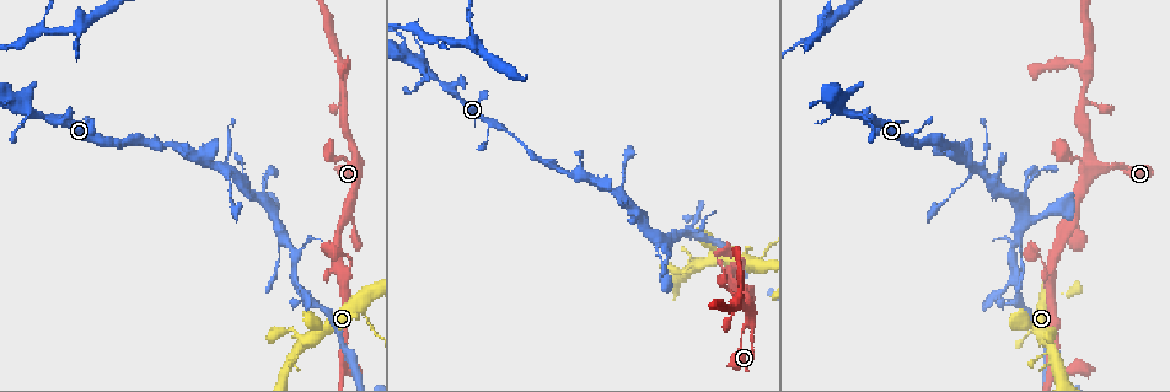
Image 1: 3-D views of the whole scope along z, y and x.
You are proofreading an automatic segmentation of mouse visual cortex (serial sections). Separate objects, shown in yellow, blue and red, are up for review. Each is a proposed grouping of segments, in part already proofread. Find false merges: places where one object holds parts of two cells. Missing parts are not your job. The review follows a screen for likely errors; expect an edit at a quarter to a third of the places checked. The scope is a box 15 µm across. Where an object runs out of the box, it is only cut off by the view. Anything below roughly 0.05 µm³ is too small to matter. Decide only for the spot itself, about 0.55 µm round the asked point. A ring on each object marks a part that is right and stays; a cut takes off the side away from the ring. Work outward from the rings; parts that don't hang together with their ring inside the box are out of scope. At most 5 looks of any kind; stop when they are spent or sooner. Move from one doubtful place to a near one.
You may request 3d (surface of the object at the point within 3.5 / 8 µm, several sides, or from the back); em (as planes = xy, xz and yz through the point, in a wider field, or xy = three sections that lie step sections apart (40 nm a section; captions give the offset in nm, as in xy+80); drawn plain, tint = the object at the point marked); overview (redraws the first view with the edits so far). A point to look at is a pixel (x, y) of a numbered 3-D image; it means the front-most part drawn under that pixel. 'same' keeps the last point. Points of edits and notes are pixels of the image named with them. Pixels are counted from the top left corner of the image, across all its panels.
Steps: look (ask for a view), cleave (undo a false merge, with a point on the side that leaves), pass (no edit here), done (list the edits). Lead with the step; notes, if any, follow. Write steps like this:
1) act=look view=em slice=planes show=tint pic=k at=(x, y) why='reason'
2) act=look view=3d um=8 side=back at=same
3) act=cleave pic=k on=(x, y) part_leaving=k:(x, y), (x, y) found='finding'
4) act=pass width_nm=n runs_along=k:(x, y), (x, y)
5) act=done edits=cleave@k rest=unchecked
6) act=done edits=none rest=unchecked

act=look view=3d um=3.5 pic=1 at=(1053, 328) why='calibre changes'

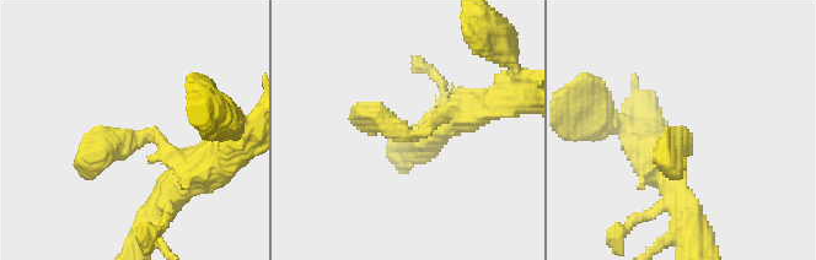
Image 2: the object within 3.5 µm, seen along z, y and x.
act=look view=em slice=xy step=2 show=plain pic=2 at=(415, 132) why='shape alone is not enough'

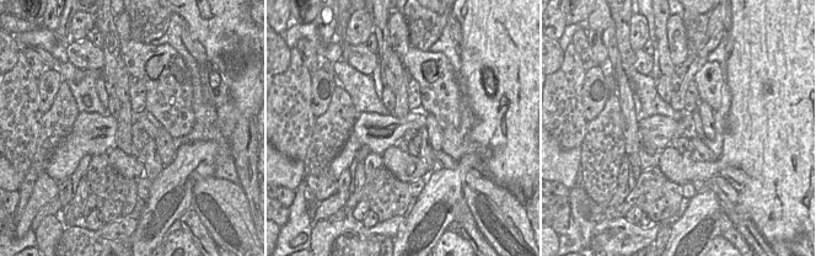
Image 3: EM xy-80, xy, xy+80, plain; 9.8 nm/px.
act=look view=em slice=xy step=2 show=tint at=same why='where the object lies'

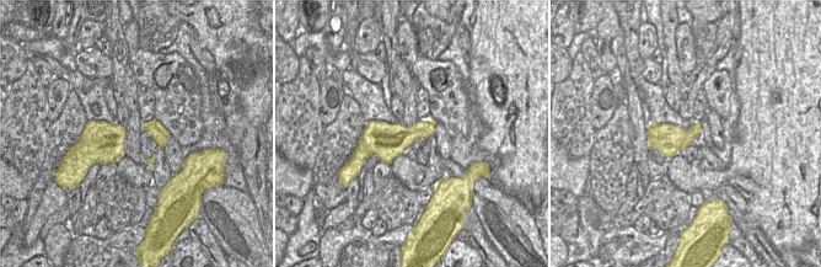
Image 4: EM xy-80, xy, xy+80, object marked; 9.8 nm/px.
act=pass runs_along=2:(198, 171), (152, 133), (74, 167) found='continuous, no second cell'

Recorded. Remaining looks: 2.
act=look view=em slice=xy step=3 show=tint pic=1 at=(973, 169) why='narrows sharply'

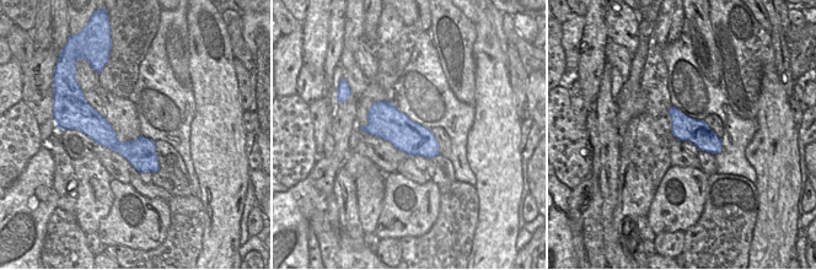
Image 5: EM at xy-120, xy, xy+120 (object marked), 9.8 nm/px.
act=look view=3d um=3.5 at=same

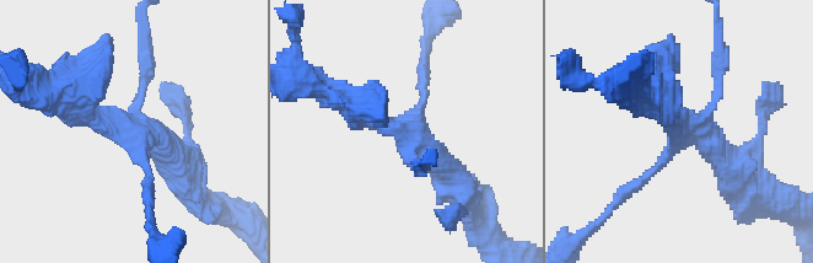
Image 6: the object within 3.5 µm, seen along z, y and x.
act=pass runs_along=6:(342, 97), (451, 178) found='one cell here'

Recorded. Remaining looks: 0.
act=done edits=none rest=unchecked

